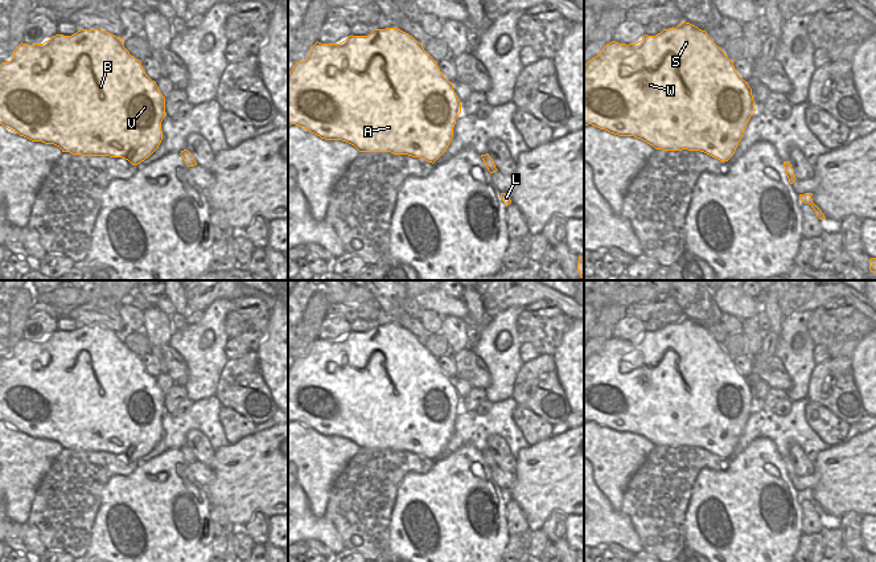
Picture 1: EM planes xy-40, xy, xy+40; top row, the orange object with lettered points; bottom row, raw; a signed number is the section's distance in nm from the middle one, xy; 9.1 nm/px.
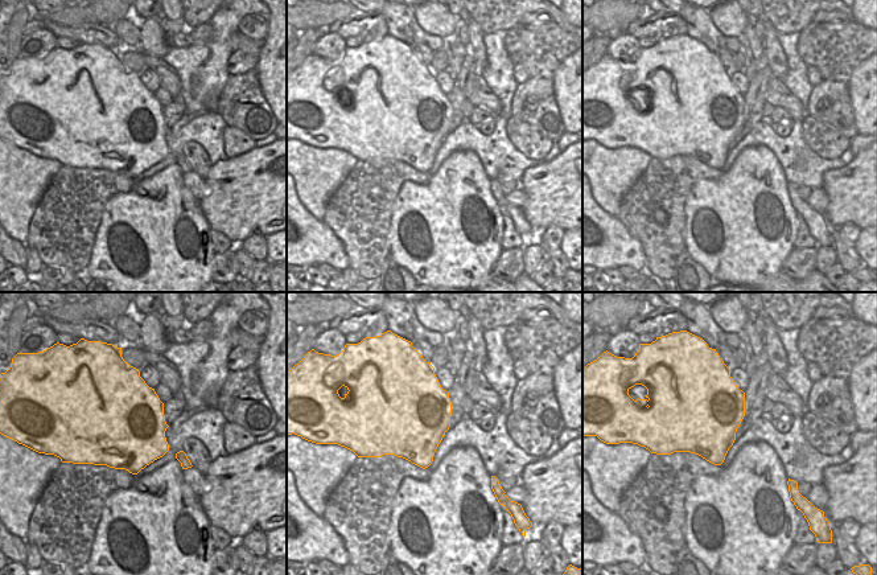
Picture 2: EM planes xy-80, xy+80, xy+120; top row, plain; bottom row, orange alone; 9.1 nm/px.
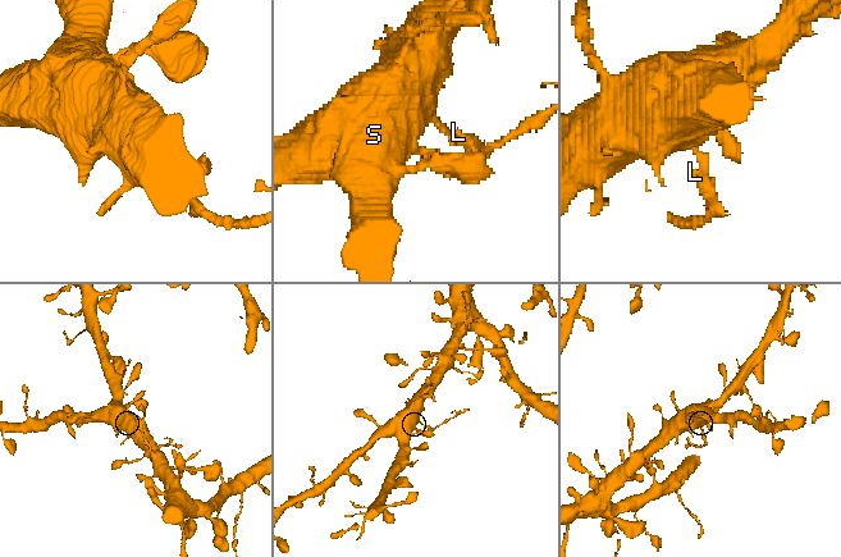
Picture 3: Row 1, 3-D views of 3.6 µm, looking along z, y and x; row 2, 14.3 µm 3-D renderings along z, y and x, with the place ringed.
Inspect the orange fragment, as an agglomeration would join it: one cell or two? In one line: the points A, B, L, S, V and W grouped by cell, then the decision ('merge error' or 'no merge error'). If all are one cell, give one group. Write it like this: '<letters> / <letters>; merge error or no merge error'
A B S V W / L; merge error

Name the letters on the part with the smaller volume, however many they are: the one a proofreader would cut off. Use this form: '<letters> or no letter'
L

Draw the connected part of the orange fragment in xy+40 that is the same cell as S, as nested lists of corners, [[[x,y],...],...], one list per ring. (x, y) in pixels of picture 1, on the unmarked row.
[[[682,319],[676,324],[663,325],[655,332],[645,331],[636,340],[618,340],[612,337],[606,340],[599,352],[584,361],[584,422],[592,421],[600,426],[605,426],[618,432],[634,432],[653,442],[655,446],[663,447],[700,447],[720,458],[728,458],[743,434],[750,413],[754,410],[754,397],[752,385],[736,368],[733,357],[708,333],[706,327],[690,319]]]

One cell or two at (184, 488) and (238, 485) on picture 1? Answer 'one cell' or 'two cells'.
two cells

